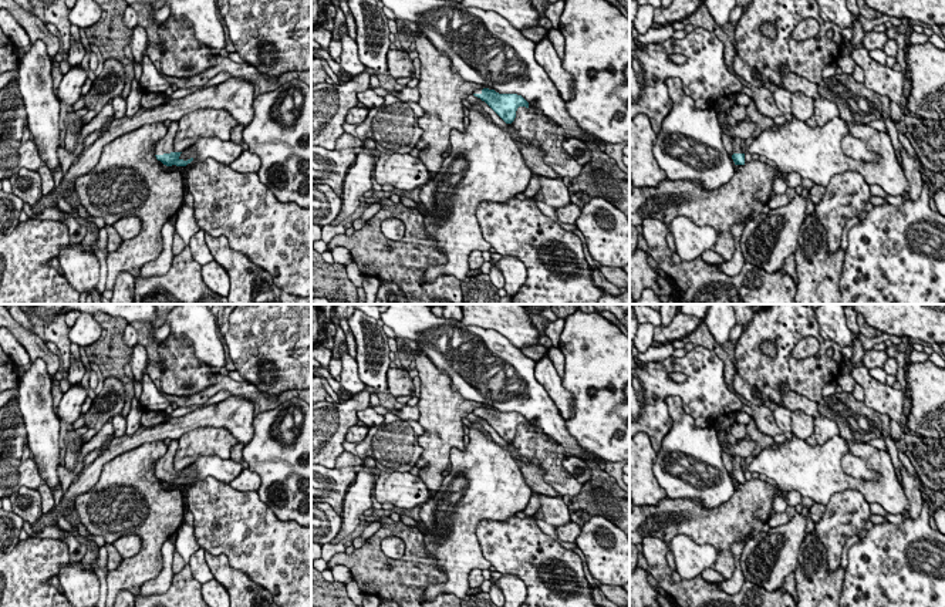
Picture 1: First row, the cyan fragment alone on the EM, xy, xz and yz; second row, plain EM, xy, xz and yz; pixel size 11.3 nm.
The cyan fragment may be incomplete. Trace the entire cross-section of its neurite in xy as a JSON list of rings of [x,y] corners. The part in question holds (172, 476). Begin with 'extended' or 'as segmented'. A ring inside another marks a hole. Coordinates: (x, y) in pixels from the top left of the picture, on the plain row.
extended | [[[172,439],[171,444],[168,445],[166,453],[156,461],[155,463],[155,475],[158,479],[161,479],[166,485],[186,485],[193,479],[193,476],[183,479],[180,478],[182,471],[176,471],[173,468],[173,458],[178,449],[178,439]]]

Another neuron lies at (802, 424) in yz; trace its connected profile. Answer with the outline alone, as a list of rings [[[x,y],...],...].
[[[803,411],[792,412],[792,434],[806,441],[814,432],[814,418]]]

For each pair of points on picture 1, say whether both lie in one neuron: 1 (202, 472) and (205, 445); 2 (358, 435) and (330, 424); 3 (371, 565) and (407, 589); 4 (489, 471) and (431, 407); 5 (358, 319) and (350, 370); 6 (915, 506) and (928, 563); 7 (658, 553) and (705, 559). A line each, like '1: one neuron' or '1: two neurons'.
1: two neurons
2: two neurons
3: one neuron
4: two neurons
5: two neurons
6: two neurons
7: two neurons

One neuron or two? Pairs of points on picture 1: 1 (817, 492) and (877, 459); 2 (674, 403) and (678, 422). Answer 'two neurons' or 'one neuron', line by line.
1: one neuron
2: one neuron

